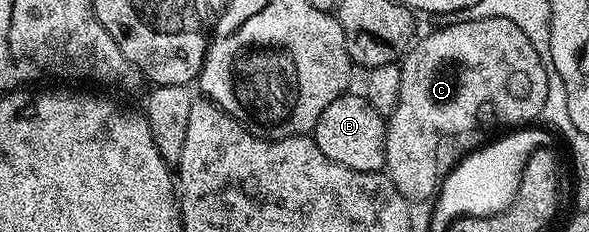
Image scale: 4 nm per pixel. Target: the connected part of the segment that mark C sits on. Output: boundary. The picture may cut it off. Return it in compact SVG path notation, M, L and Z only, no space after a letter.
M490 17L482 21L462 21L458 25L449 27L437 27L427 32L429 35L425 39L417 38L412 46L408 48L402 62L400 63L400 88L397 93L396 107L393 108L392 114L387 116L386 130L384 133L384 165L389 181L402 193L405 199L415 201L415 199L431 200L438 191L438 177L436 179L436 150L440 147L440 138L443 135L460 135L463 131L468 131L476 123L476 118L480 115L480 110L485 107L486 110L492 111L496 119L501 119L504 123L516 123L512 125L528 125L533 121L539 120L544 114L546 105L546 63L545 60L538 57L534 45L526 41L526 33L514 25L514 21L506 21L502 17Z

